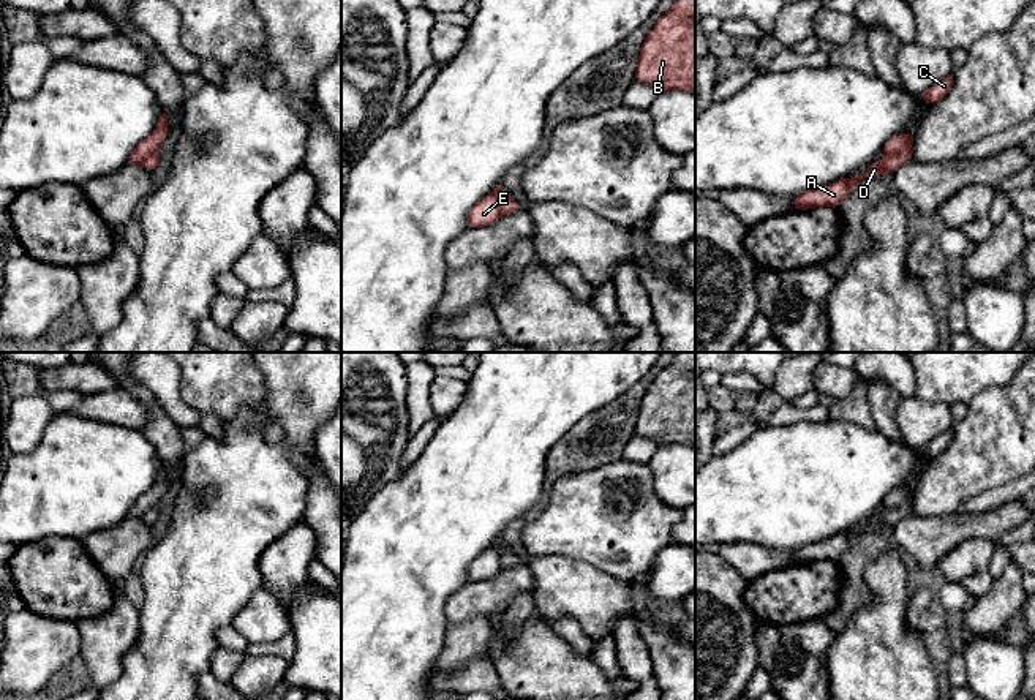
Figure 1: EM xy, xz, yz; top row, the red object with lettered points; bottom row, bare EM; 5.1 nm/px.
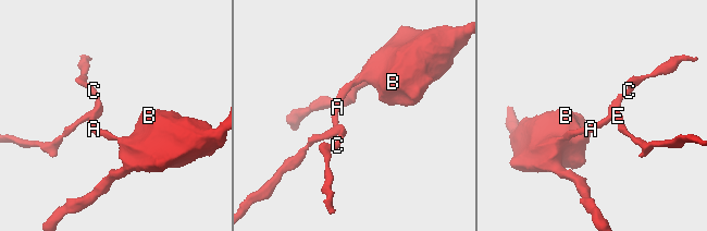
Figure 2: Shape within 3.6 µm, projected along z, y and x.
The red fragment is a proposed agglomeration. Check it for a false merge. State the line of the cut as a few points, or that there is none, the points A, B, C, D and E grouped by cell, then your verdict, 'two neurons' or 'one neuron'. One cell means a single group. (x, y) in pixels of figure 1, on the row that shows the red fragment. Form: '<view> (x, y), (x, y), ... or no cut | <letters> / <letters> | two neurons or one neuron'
yz (885, 154), (906, 154), (910, 160) | A B C D / E | two neurons

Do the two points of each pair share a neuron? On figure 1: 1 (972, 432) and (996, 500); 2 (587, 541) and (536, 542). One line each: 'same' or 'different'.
1: different
2: same

